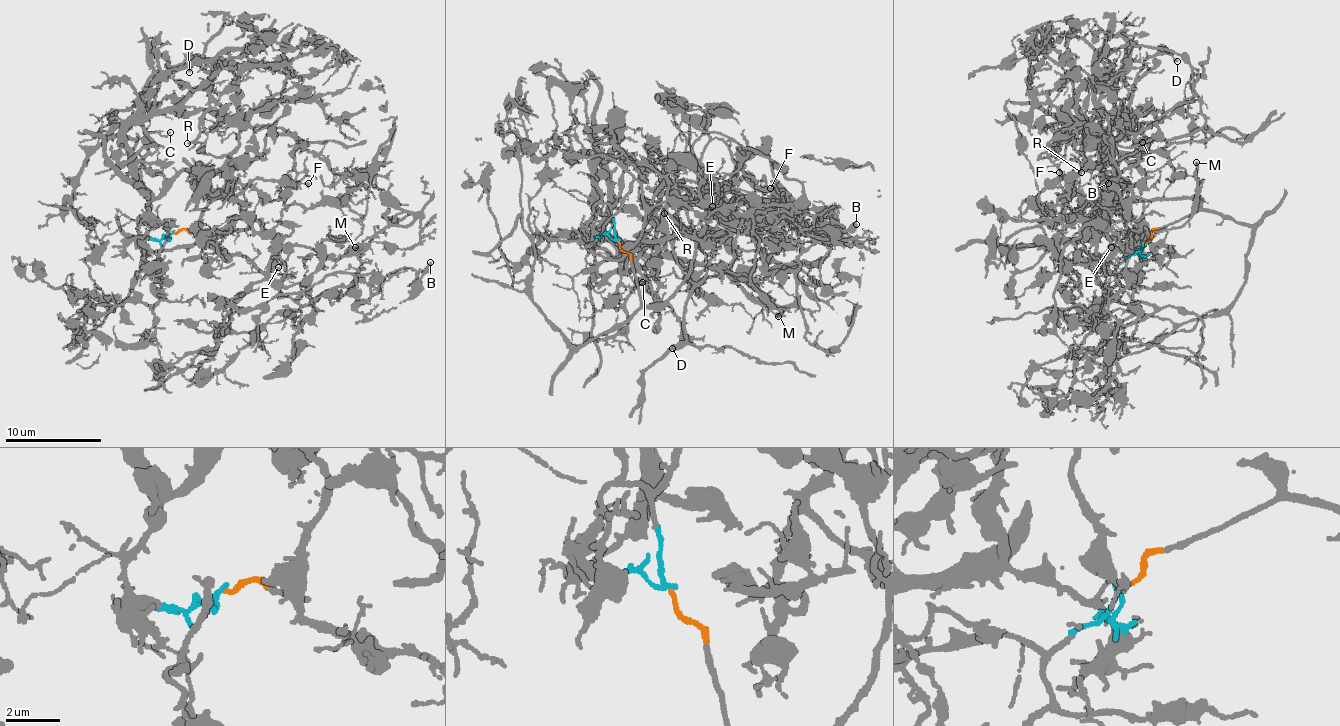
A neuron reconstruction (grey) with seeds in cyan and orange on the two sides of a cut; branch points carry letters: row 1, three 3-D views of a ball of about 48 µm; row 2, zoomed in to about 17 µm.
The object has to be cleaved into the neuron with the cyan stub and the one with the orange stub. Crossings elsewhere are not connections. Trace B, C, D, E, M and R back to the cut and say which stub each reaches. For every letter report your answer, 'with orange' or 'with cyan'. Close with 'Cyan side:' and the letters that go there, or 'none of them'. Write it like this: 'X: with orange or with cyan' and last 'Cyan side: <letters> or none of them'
B: with orange
C: with cyan
D: with cyan
E: with orange
M: with orange
R: with cyan
Cyan side: C, D, R

